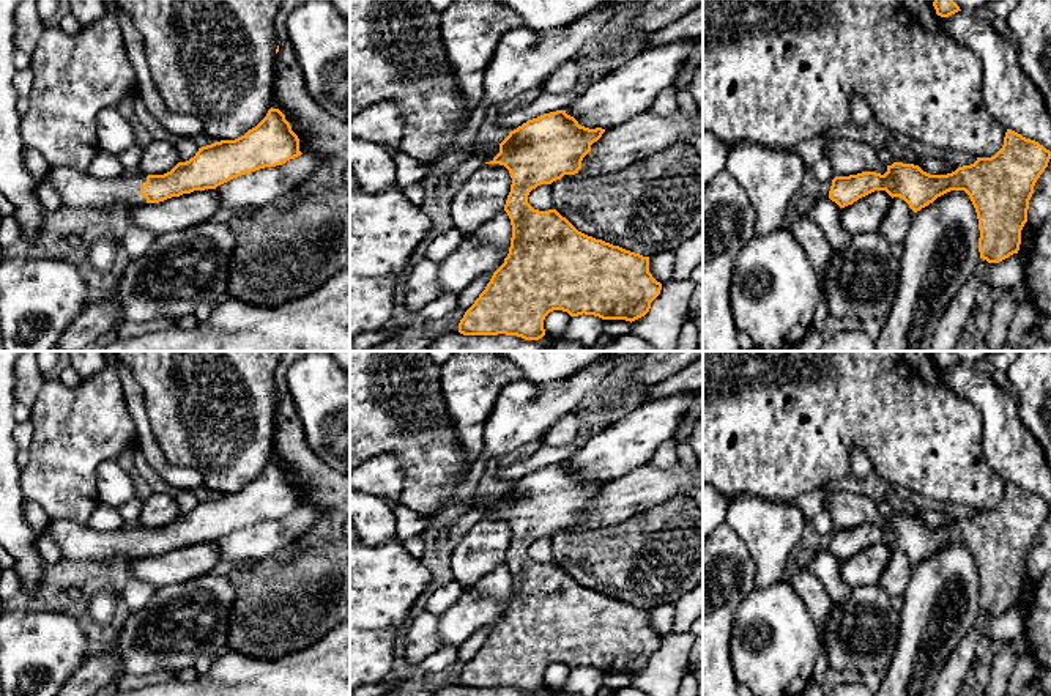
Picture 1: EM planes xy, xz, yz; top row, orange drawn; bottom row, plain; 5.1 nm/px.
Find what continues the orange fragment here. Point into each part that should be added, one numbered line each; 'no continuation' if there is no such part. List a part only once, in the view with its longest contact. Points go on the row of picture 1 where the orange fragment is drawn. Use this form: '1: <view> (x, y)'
1: xy (77, 189)

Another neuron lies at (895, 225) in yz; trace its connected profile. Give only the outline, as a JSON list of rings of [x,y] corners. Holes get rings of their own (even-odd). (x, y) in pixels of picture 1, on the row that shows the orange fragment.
[[[893,197],[879,225],[881,235],[890,244],[903,242],[909,233],[914,214],[915,213],[909,208],[909,205],[903,198]]]

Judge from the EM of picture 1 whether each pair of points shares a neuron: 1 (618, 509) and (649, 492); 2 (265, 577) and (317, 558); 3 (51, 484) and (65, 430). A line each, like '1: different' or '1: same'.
1: same
2: same
3: same

